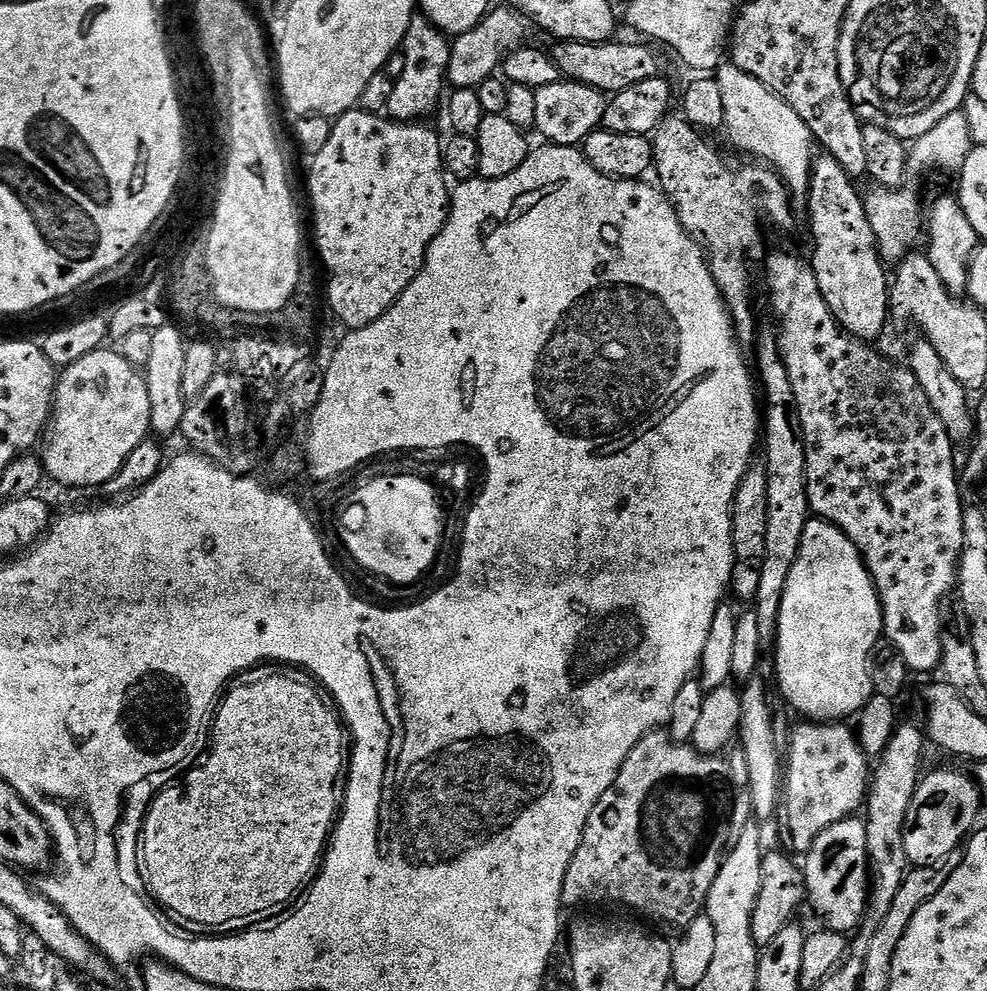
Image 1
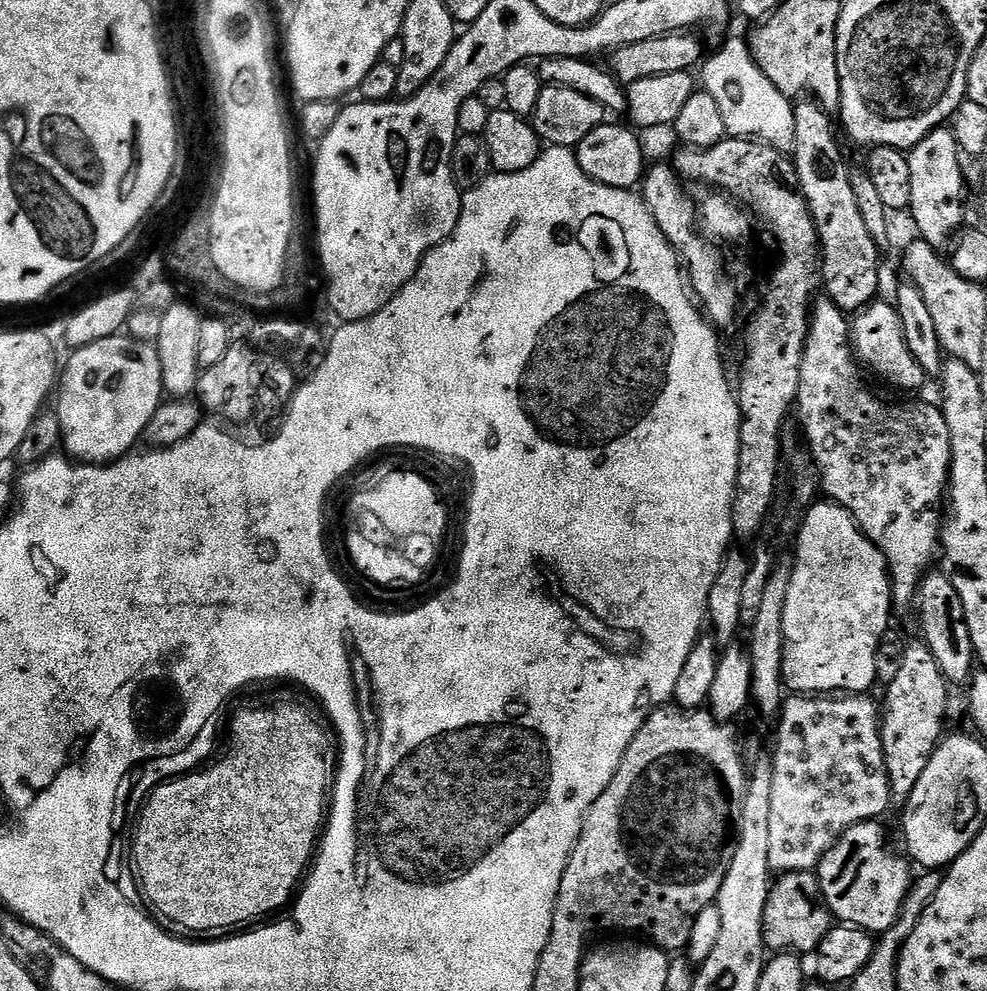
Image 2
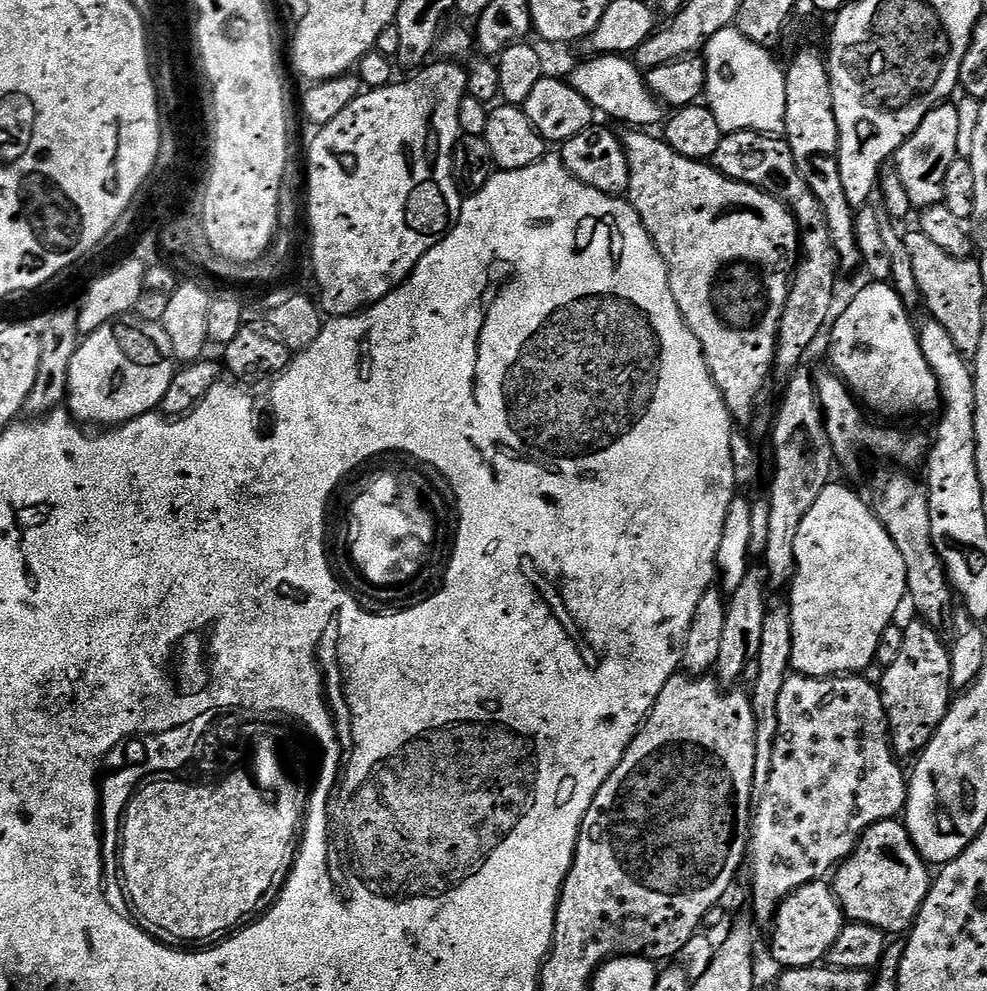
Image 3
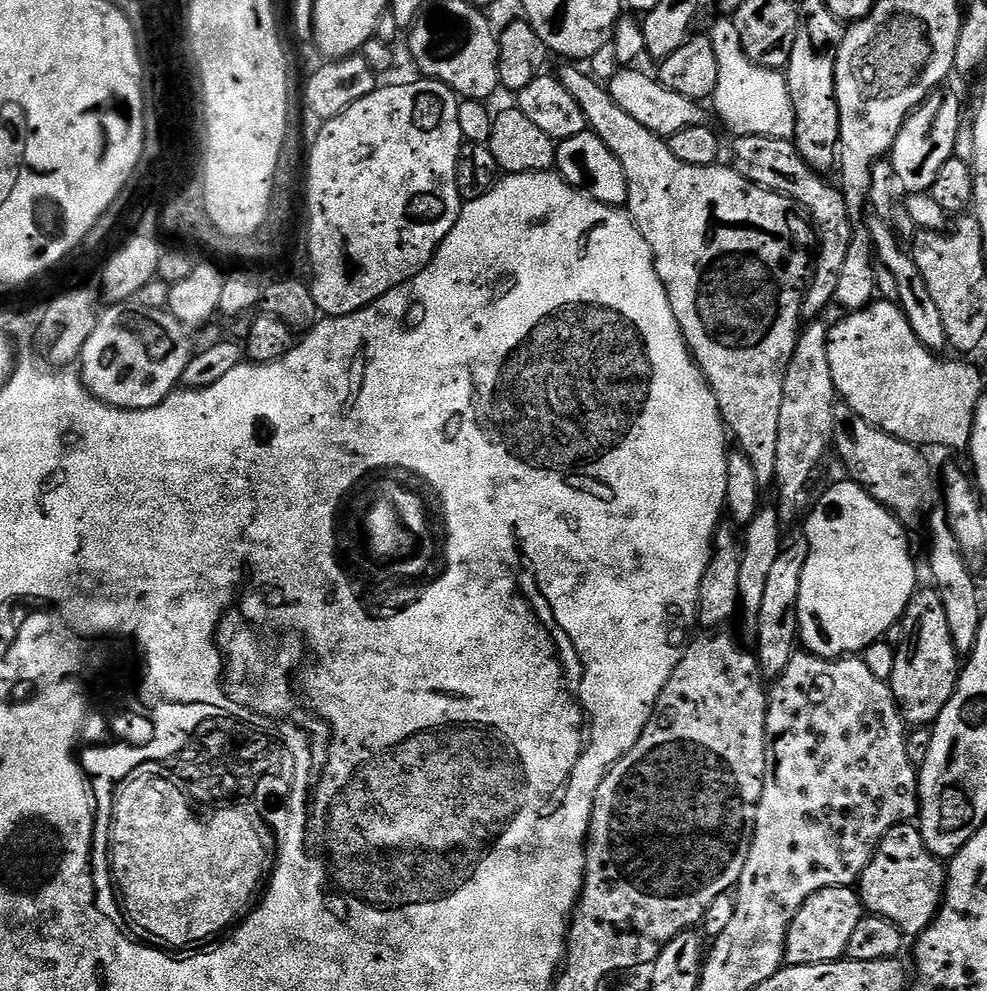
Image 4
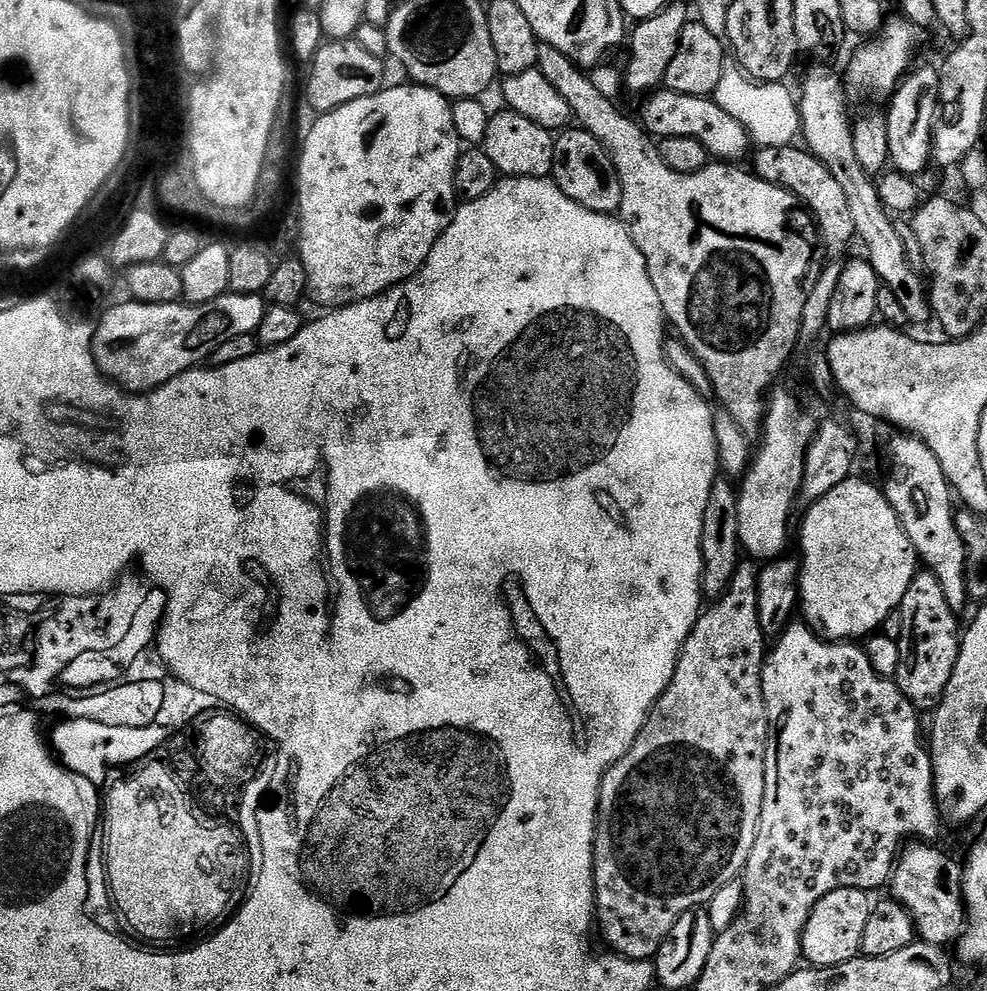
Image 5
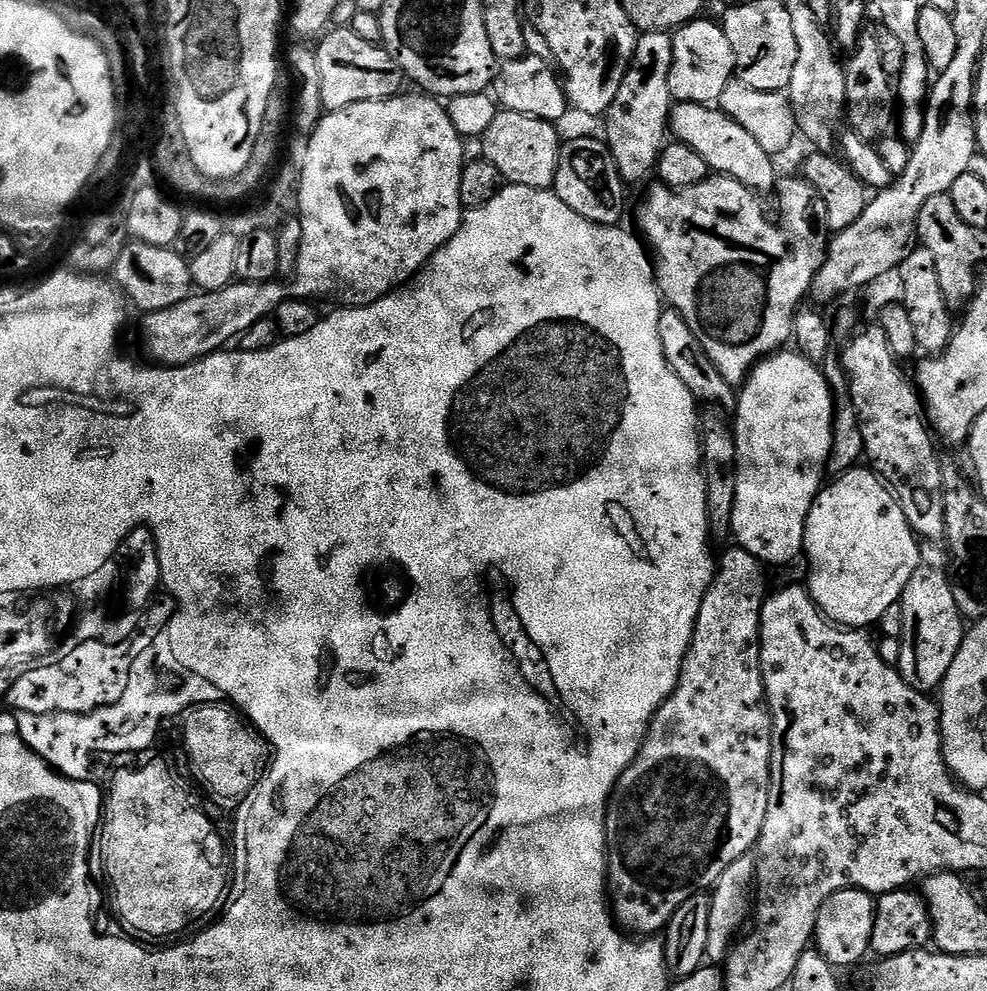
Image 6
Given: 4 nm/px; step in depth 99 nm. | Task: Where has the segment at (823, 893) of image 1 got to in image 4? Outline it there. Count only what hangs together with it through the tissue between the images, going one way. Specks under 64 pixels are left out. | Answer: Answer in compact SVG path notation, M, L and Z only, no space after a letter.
M909 822L884 835L870 866L860 875L858 891L865 913L894 922L905 937L915 938L930 927L939 912L945 883L945 865L929 852L919 827Z

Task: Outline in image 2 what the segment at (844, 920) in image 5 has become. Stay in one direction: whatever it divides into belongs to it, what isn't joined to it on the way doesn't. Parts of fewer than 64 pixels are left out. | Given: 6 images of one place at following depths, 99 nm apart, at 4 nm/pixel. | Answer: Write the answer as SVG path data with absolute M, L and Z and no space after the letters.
M815 871L786 872L768 890L768 901L762 922L764 947L773 953L815 953L826 938L834 920L820 894L820 877Z

